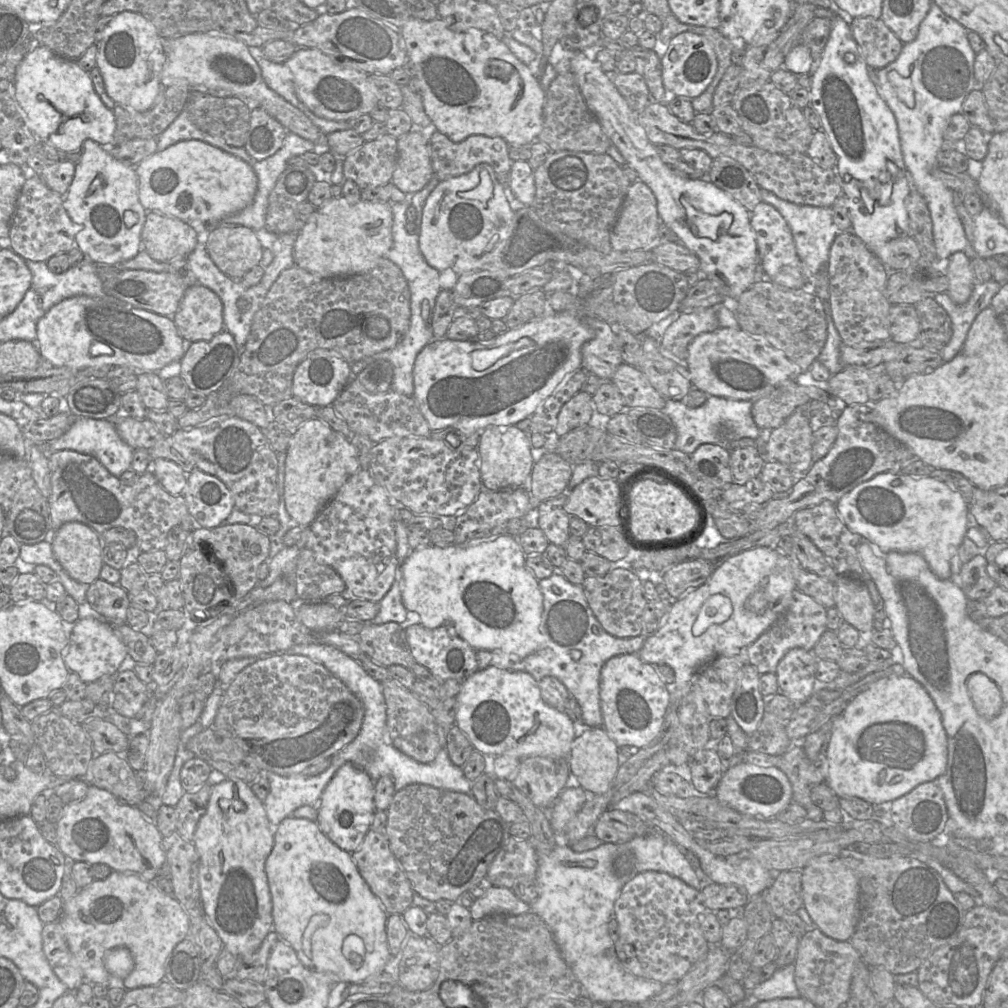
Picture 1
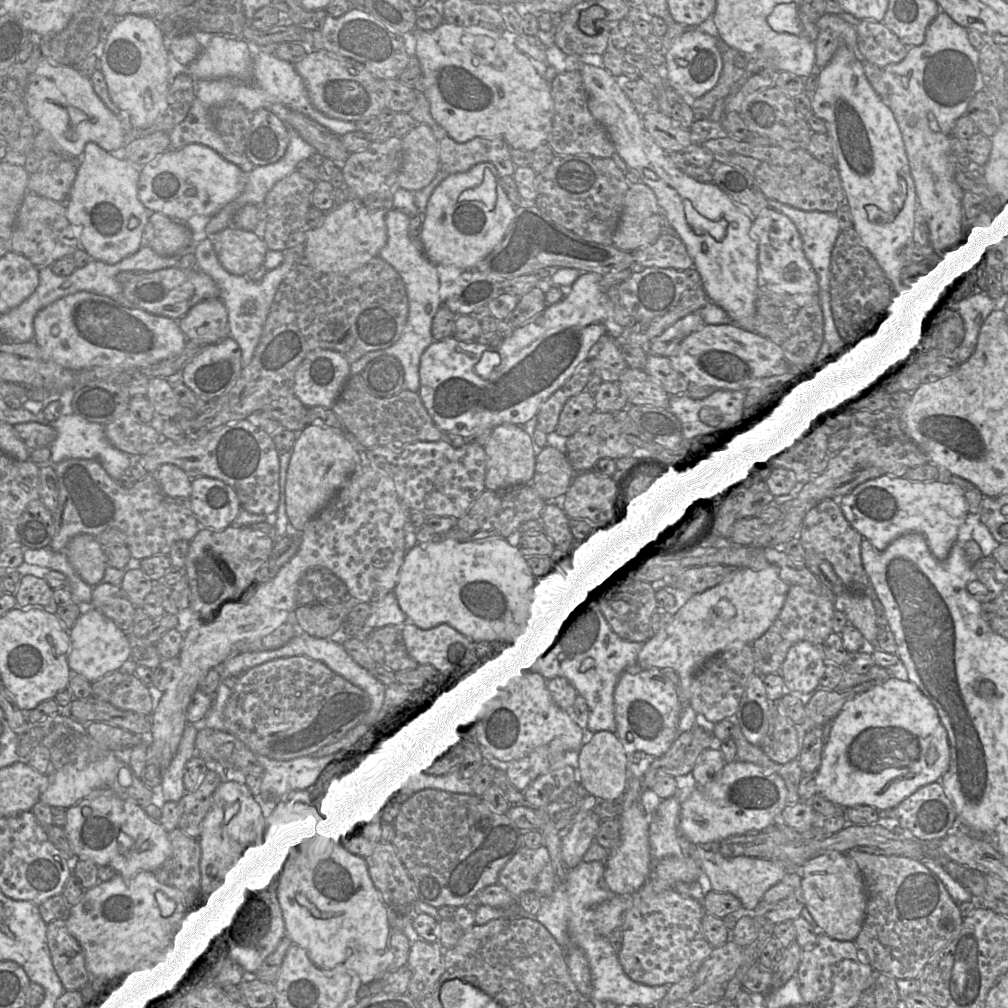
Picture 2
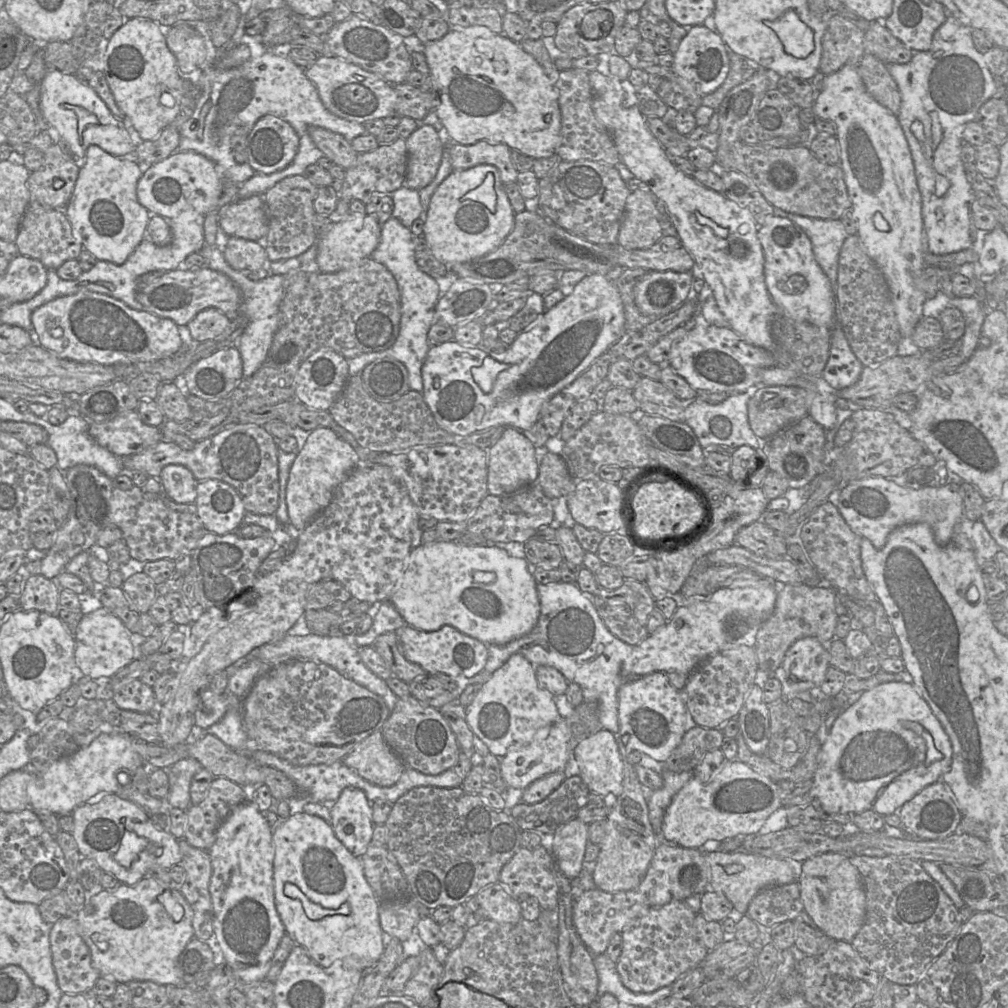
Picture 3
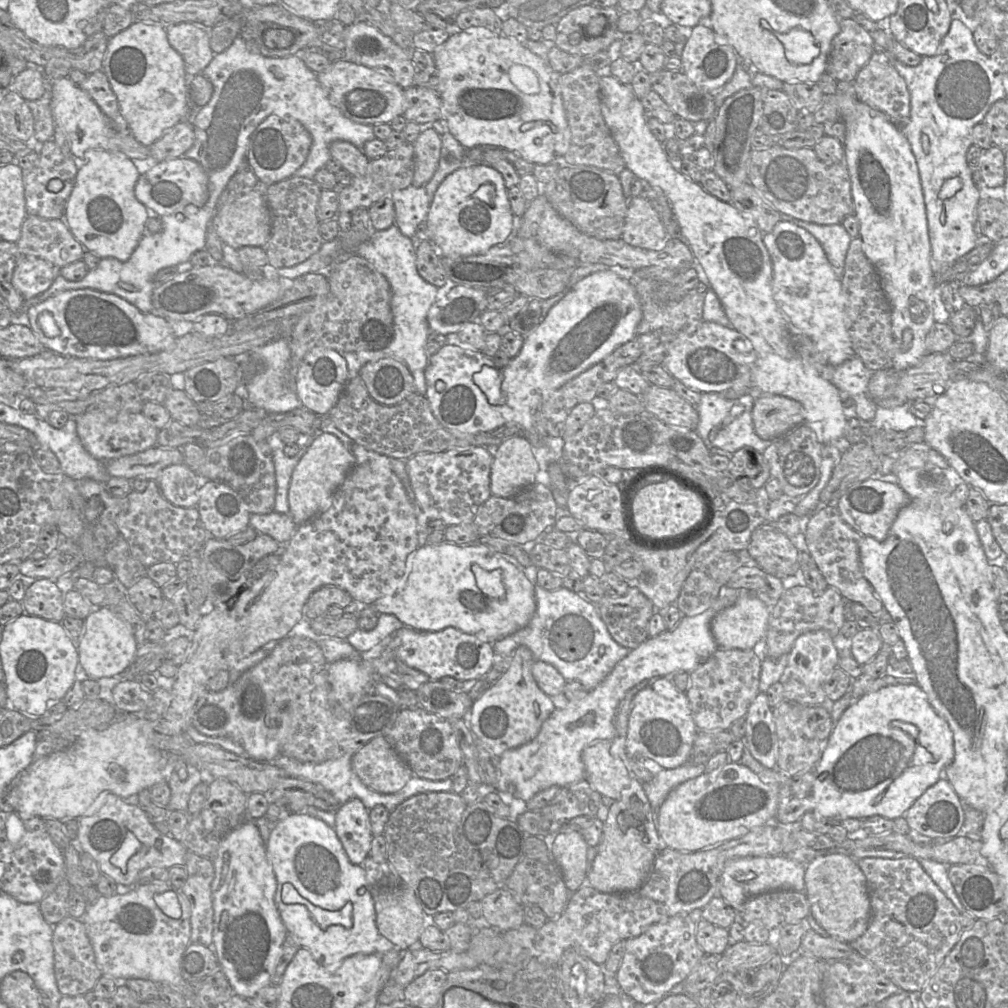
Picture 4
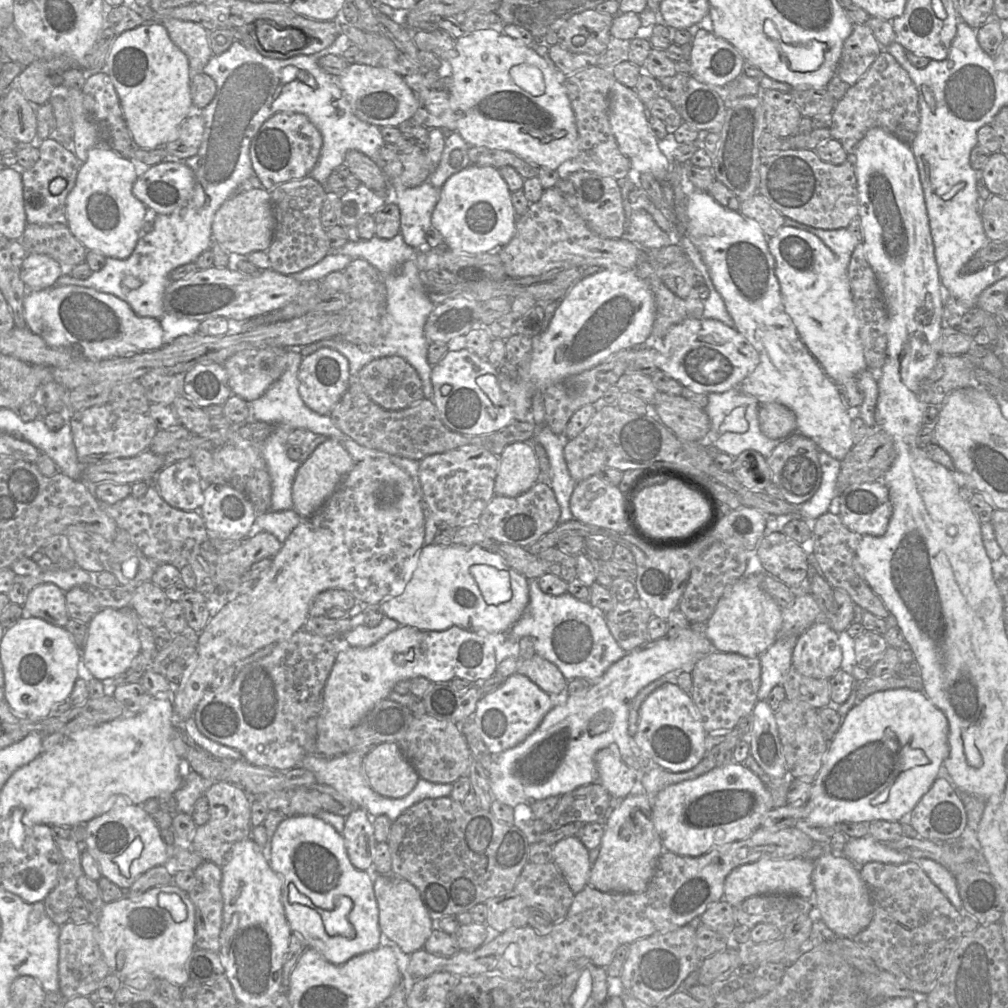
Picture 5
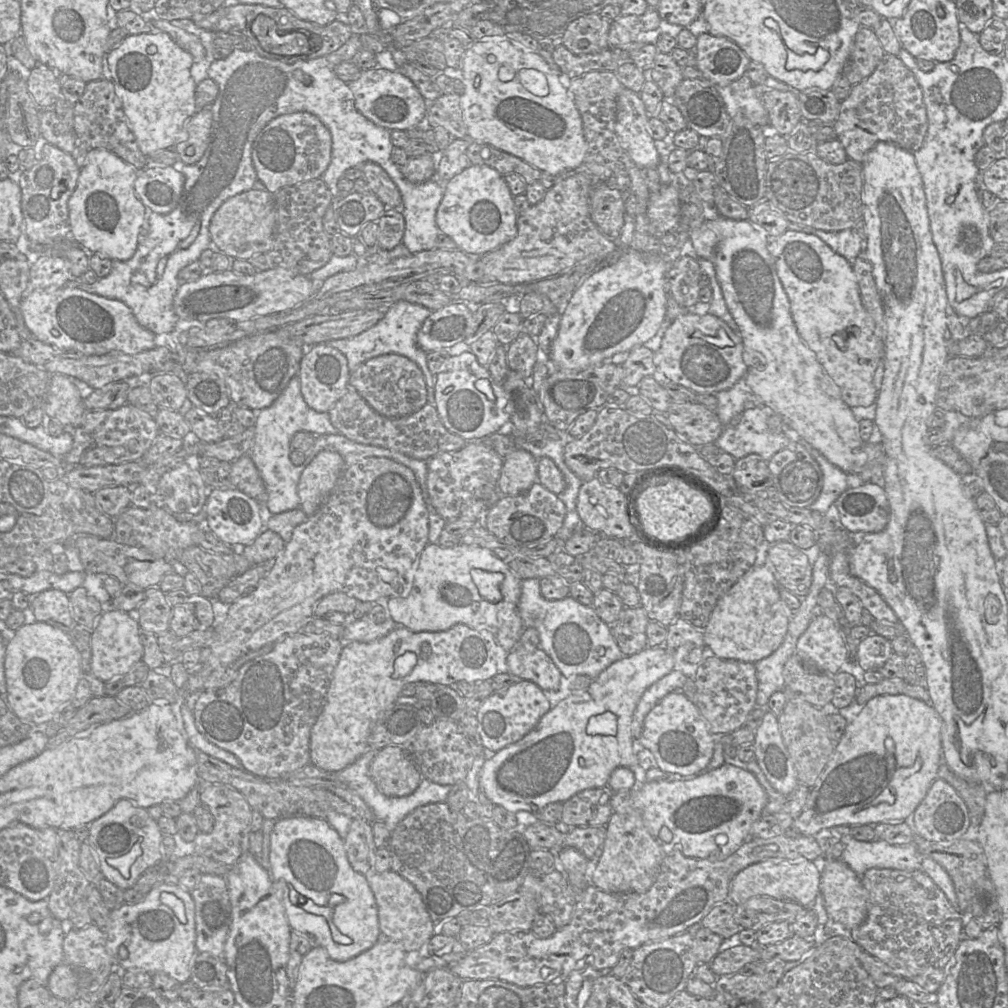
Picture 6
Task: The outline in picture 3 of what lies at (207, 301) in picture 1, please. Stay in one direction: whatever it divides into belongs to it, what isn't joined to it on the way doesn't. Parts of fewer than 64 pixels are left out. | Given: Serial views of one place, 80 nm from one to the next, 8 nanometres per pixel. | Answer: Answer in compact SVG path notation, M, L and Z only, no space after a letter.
M216 308L200 311L188 324L191 336L198 341L220 336L230 325L231 317Z

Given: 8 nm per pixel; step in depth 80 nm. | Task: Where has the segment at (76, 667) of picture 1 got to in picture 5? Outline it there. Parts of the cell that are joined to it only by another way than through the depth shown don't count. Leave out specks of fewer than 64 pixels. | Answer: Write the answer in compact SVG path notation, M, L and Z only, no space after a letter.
M102 608L88 623L82 659L94 678L102 681L123 674L140 652L137 628L128 610Z

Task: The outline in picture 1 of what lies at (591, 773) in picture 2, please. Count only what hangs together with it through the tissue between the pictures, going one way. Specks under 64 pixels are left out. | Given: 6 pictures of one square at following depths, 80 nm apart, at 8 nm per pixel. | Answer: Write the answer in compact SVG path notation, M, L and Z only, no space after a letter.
M604 728L577 731L568 762L581 788L594 794L610 789L619 768L618 748Z

